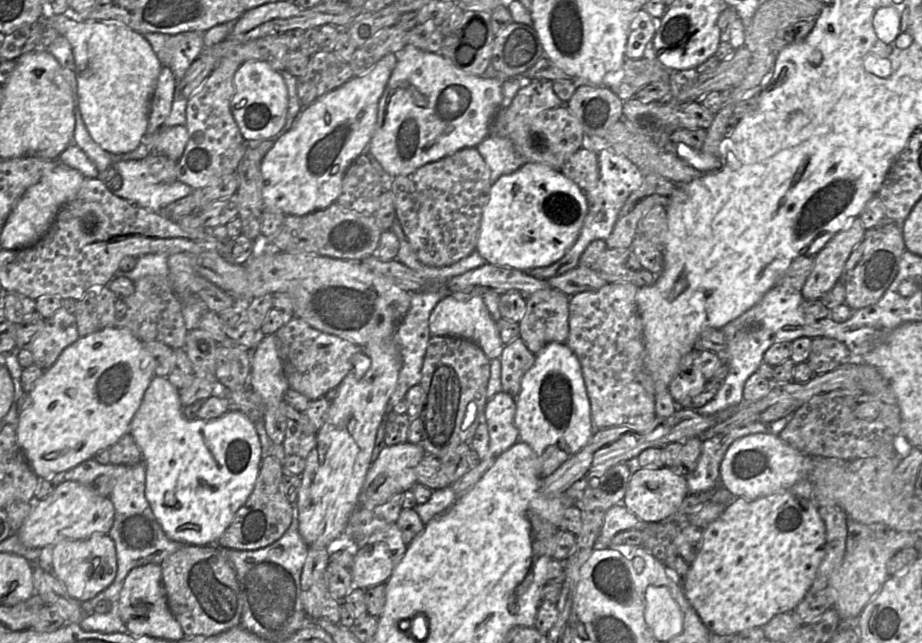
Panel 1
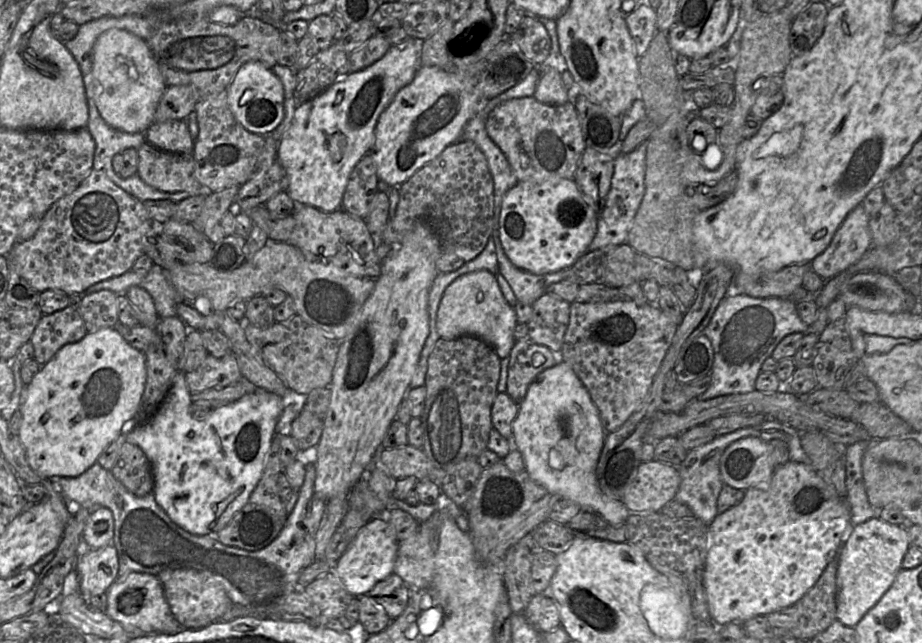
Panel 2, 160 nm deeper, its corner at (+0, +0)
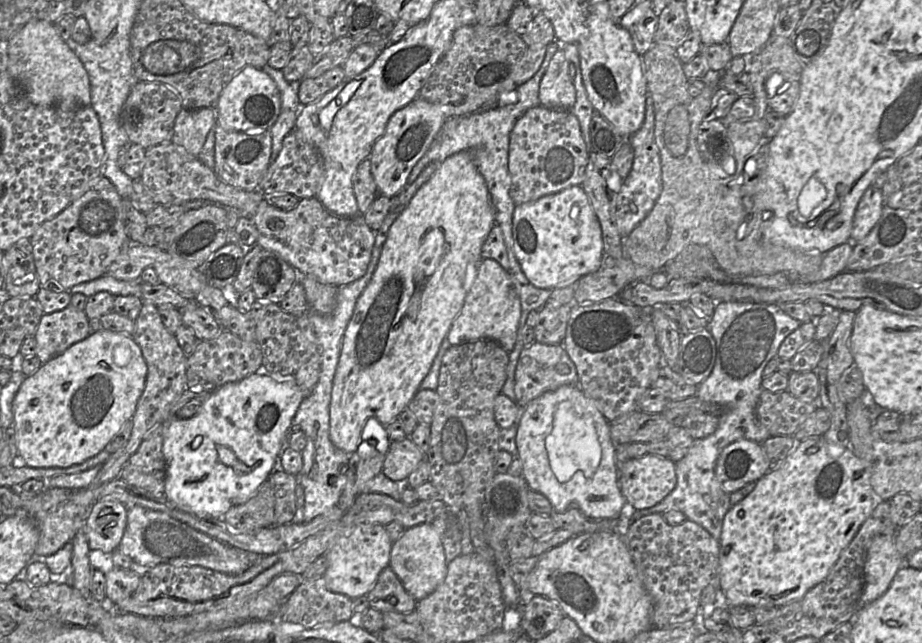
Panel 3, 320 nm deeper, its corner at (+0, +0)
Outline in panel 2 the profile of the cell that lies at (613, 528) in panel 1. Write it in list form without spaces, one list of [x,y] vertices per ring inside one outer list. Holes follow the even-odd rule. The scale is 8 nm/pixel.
[[[565,361],[542,371],[530,384],[519,404],[519,412],[512,424],[512,442],[524,460],[525,471],[537,484],[551,494],[576,503],[581,511],[593,512],[613,526],[625,524],[630,515],[623,501],[609,498],[599,488],[596,468],[603,450],[607,432],[589,391]]]

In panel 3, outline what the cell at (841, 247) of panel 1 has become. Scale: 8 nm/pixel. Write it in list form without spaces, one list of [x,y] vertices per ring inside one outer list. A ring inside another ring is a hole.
[[[868,186],[854,212],[850,242],[856,243],[864,239],[880,219],[882,211],[882,189]]]

